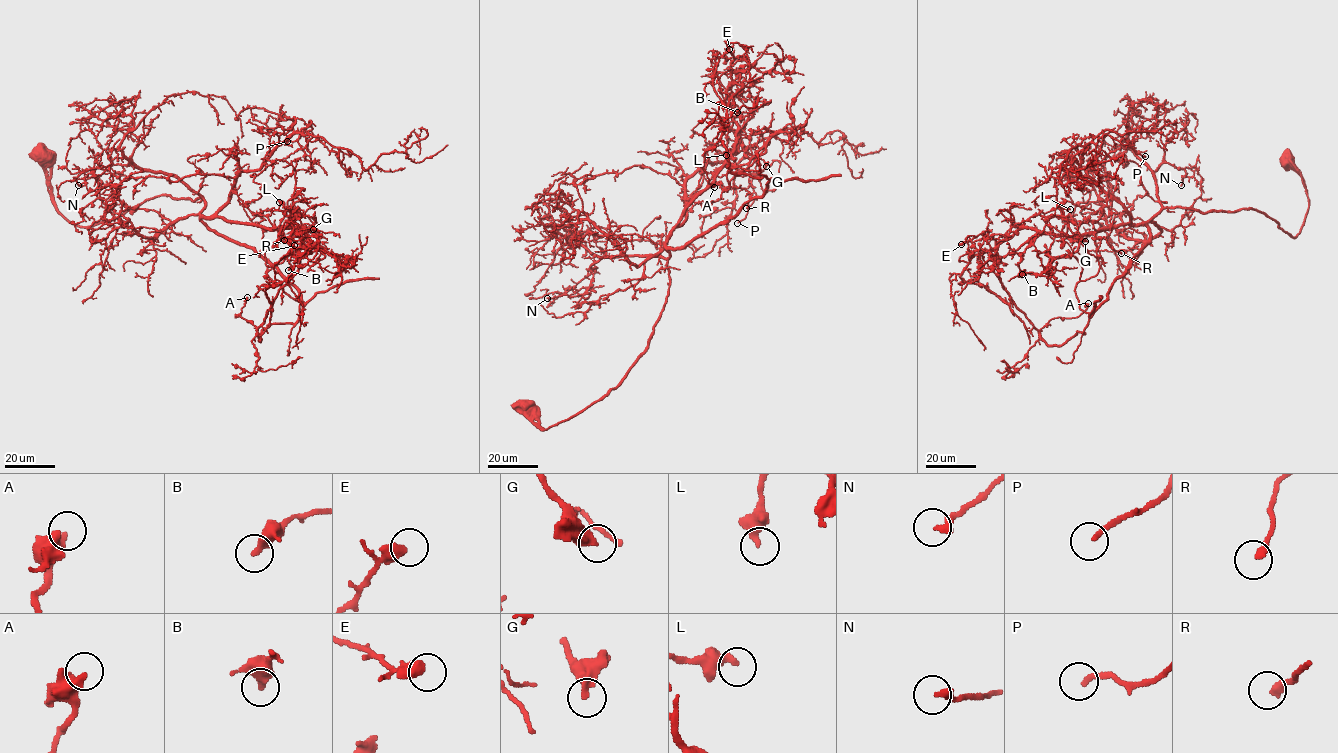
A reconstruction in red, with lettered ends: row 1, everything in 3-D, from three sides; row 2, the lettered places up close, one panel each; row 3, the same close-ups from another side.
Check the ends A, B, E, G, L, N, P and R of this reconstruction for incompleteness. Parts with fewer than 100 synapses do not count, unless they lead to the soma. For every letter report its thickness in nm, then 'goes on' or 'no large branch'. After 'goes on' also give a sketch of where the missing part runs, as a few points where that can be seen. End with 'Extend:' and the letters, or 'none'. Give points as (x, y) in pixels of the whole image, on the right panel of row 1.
A: 320 nm thick; no large branch
B: 420 nm thick; no large branch
E: 500 nm thick; no large branch
G: 400 nm thick; no large branch
L: 400 nm thick; no large branch
N: 320 nm thick; no large branch
P: 200 nm thick; no large branch
R: 280 nm thick; no large branch
Extend: none

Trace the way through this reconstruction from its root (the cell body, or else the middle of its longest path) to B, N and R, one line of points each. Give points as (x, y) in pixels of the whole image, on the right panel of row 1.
B: (1288, 162), (1308, 198), (1295, 237), (1253, 209), (1164, 207), (1138, 224), (1039, 234), (1019, 263), (1022, 274)
N: (1288, 162), (1308, 198), (1293, 237), (1253, 209), (1163, 207), (1152, 174), (1169, 163), (1185, 171), (1181, 185)
R: (1288, 162), (1308, 198), (1295, 237), (1253, 209), (1164, 207), (1145, 222), (1096, 231), (1095, 239), (1121, 253)

